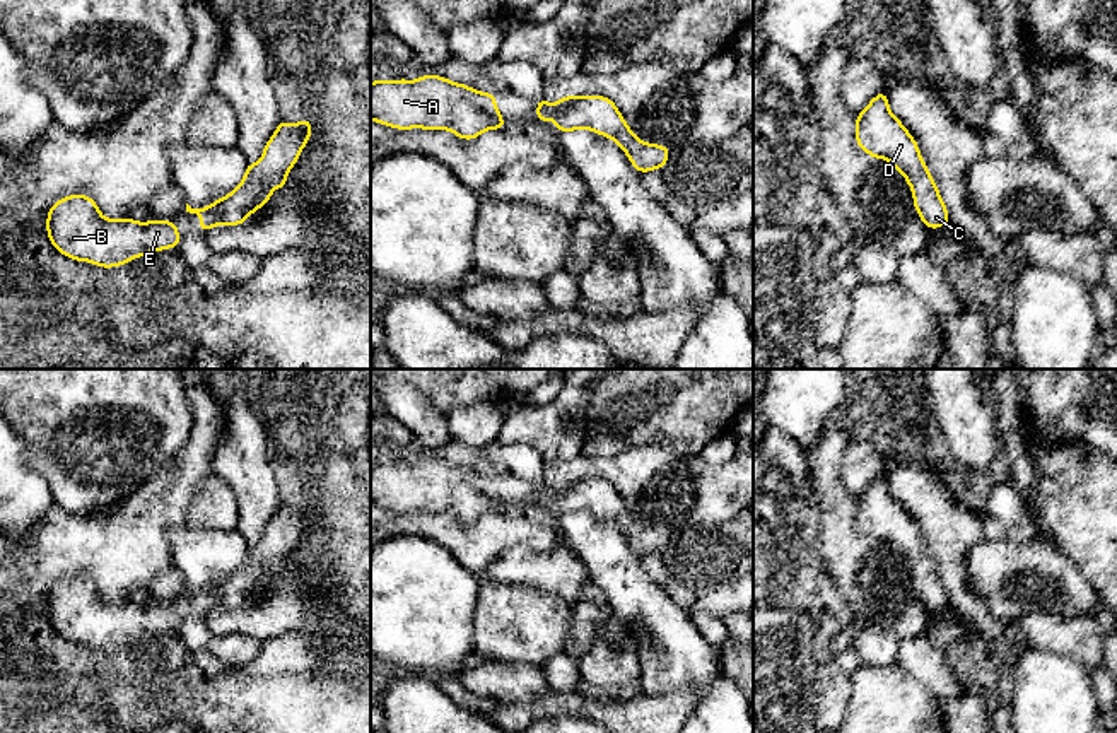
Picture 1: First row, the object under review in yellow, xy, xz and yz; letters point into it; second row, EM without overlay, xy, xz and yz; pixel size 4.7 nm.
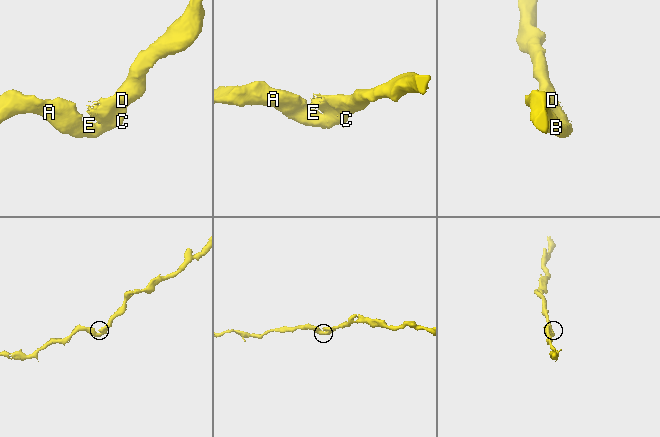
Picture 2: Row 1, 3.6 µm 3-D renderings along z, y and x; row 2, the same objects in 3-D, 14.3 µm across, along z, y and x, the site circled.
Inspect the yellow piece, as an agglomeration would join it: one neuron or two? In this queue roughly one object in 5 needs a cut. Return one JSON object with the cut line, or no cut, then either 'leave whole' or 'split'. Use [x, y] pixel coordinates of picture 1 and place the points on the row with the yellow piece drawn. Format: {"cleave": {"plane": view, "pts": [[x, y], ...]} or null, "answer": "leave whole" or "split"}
{"cleave": null, "answer": "leave whole"}

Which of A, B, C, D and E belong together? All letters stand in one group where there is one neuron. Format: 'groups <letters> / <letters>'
groups A B C D E

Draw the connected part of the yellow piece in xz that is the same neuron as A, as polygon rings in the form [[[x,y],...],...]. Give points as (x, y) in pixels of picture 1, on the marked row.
[[[442,75],[371,82],[371,120],[396,130],[446,130],[463,140],[506,128],[495,92],[480,92]]]

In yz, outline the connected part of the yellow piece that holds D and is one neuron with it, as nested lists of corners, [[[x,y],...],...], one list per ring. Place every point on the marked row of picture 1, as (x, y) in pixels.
[[[885,91],[856,114],[856,144],[873,159],[888,161],[912,190],[914,208],[927,229],[950,224],[950,212],[929,174],[919,145],[904,123],[890,111]]]

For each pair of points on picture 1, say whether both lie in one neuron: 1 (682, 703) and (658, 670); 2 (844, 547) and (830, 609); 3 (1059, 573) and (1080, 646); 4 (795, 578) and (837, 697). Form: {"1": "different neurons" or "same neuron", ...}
{"1": "different neurons", "2": "different neurons", "3": "different neurons", "4": "same neuron"}

